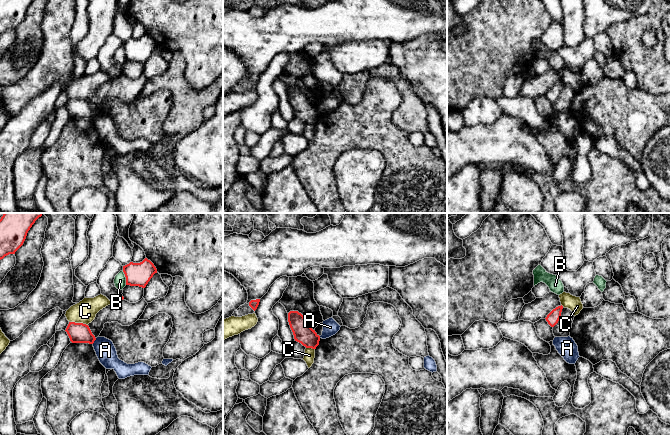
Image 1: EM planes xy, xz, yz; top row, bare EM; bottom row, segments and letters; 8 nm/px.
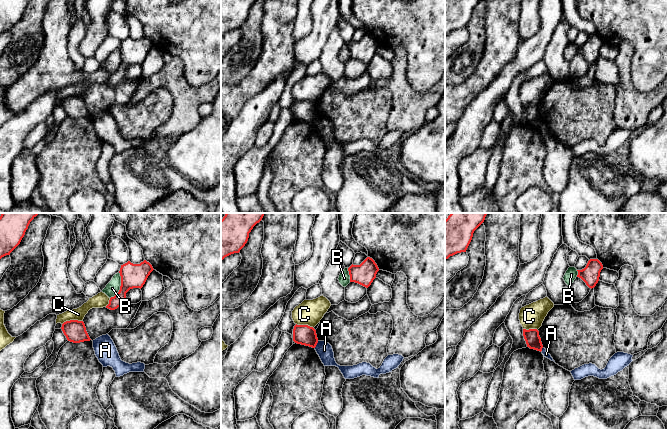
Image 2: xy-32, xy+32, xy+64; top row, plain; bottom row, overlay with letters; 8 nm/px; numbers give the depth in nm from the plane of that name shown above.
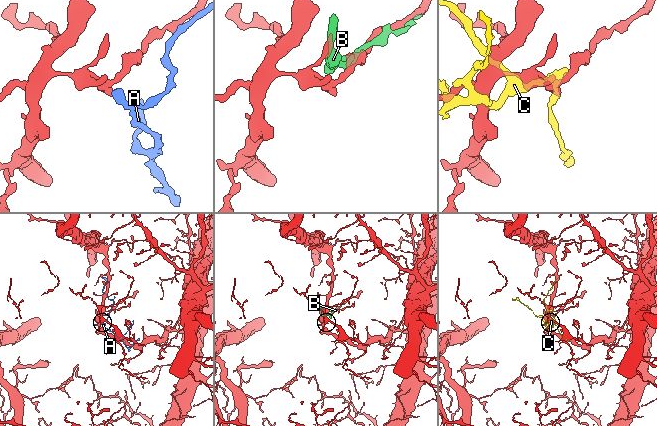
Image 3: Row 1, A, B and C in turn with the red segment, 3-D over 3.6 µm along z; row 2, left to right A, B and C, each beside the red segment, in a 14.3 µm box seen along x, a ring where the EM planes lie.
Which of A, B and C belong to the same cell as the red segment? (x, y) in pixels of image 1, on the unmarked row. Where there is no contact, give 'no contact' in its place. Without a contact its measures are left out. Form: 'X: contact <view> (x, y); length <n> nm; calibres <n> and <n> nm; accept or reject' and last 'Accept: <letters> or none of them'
A: contact xy (94, 116); length 60 nm; calibres 160 and 160 nm; reject
B: contact xy (125, 52); length 120 nm; calibres 190 and 100 nm; reject
C: contact xy (78, 99); length 160 nm; calibres 160 and 180 nm; reject
Accept: none of them

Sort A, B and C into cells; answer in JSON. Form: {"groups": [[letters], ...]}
{"groups": [["A"], ["B"], ["C"]]}

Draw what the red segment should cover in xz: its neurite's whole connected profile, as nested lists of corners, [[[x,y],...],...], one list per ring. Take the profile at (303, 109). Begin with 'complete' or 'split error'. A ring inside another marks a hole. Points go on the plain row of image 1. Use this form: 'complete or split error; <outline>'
complete; [[[290,87],[288,89],[288,98],[295,117],[301,119],[306,124],[316,125],[319,121],[320,112],[308,101],[301,89]]]

